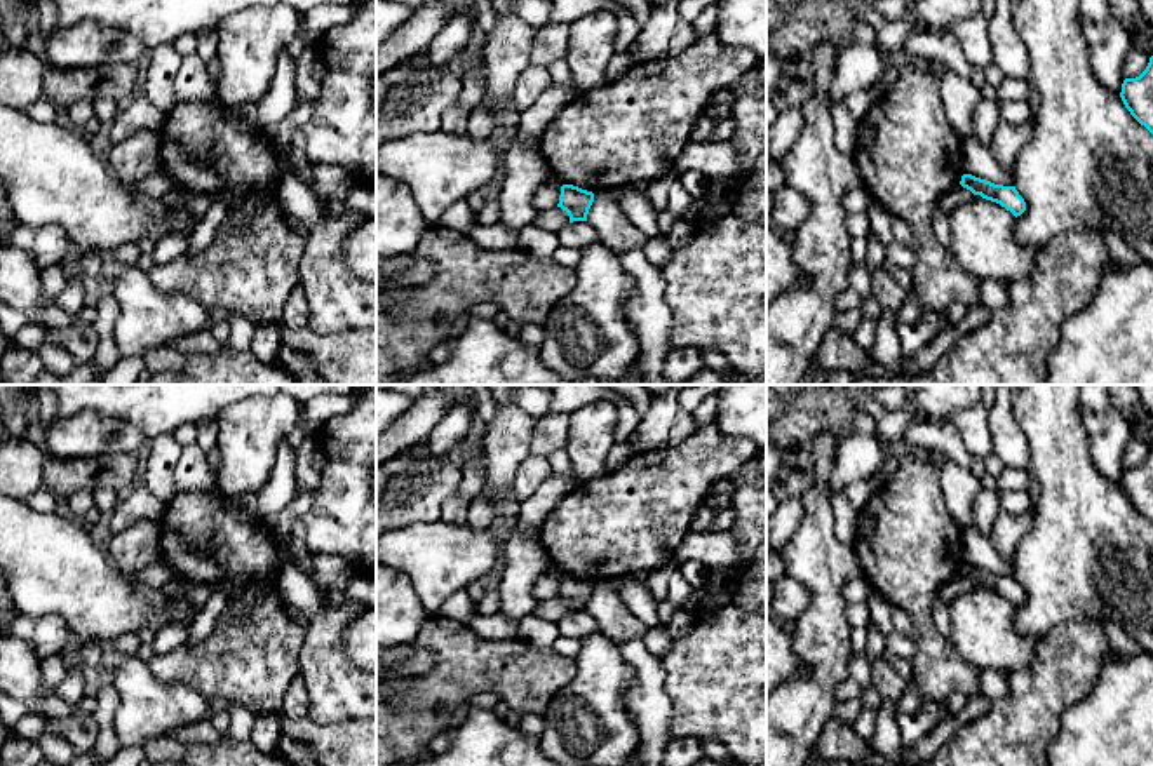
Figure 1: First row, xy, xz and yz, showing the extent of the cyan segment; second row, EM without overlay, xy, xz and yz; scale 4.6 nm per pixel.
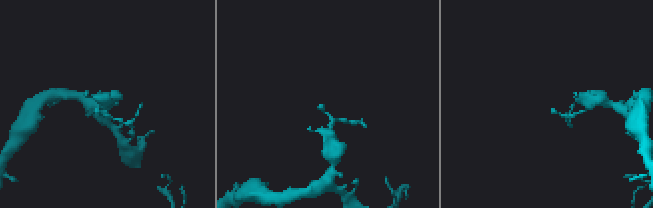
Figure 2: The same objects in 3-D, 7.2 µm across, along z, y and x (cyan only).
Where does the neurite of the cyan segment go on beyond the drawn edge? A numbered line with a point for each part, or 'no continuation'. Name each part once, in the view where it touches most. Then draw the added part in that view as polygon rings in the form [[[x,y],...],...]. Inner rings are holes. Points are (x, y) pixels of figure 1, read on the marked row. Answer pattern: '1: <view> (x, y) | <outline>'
no continuation

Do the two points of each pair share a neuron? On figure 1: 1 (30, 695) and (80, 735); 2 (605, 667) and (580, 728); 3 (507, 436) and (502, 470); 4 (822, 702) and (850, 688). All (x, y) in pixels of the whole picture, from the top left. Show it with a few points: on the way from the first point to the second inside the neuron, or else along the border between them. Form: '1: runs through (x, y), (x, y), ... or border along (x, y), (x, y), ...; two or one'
1: runs through (42, 700), (68, 723); one
2: runs through (600, 683), (591, 712); one
3: runs through (505, 444), (502, 462); one
4: border along (849, 678), (838, 686), (835, 700); two

